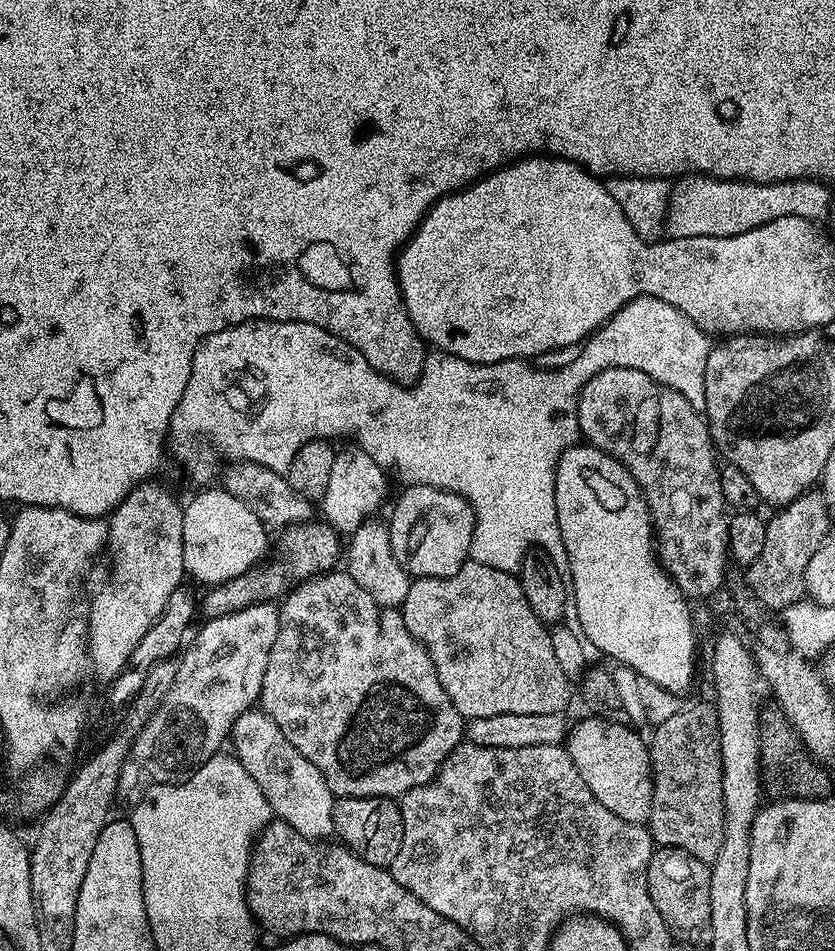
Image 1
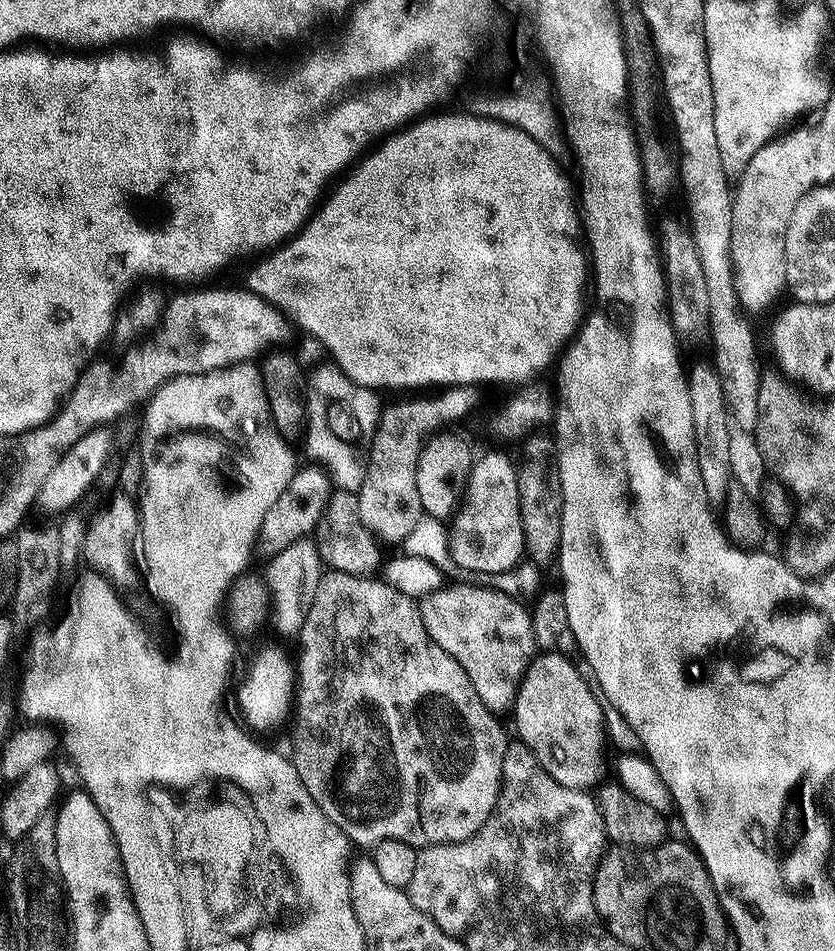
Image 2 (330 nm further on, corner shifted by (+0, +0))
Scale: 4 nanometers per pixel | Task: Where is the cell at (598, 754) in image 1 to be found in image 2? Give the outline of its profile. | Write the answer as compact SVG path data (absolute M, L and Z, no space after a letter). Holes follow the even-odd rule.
M540 652L528 665L516 691L516 732L519 743L532 751L554 782L592 790L605 779L604 704L593 685L584 681L585 673L568 660L562 652Z

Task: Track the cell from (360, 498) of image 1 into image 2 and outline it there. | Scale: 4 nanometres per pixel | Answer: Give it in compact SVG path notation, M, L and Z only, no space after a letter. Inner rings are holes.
M328 364L318 367L309 378L308 375L306 378L307 422L302 445L304 444L304 450L309 457L308 460L318 461L330 477L331 483L339 491L357 493L365 478L366 458L362 448L340 438L334 432L330 422L331 413L339 405L346 406L347 412L352 414L357 430L364 435L364 438L370 438L375 432L377 422L380 420L382 403L380 404L377 393L354 383L335 364ZM364 400L366 400L365 411L359 407Z

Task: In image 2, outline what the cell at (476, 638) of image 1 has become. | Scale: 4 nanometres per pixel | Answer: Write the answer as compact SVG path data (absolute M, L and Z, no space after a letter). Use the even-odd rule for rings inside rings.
M480 582L475 584L452 584L434 590L429 596L423 597L419 601L420 613L422 614L422 622L426 626L426 630L430 634L430 638L438 646L442 646L442 650L446 650L446 654L450 654L462 666L462 670L466 670L466 674L470 678L470 682L474 686L474 690L478 694L478 698L482 698L482 702L492 712L503 714L504 711L511 709L516 703L516 691L520 688L520 679L524 676L528 665L532 663L534 657L537 655L538 649L536 647L536 639L534 638L534 630L532 629L532 614L527 607L523 608L519 604L521 601L515 595L508 595L498 591L498 589L487 588Z

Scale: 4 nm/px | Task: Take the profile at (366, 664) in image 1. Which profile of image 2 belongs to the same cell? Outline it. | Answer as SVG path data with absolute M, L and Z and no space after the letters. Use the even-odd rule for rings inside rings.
M325 571L321 575L312 604L304 614L304 624L298 633L300 661L294 664L294 707L290 712L292 724L292 752L290 759L295 764L300 781L306 786L310 798L322 810L322 814L334 826L338 826L353 845L375 846L383 840L406 842L417 850L432 844L453 844L470 838L490 818L500 793L500 779L504 756L508 753L509 737L504 737L504 728L499 724L497 713L492 712L474 690L466 670L442 646L430 638L422 622L420 605L413 597L398 594L382 578L355 576L345 572Z

